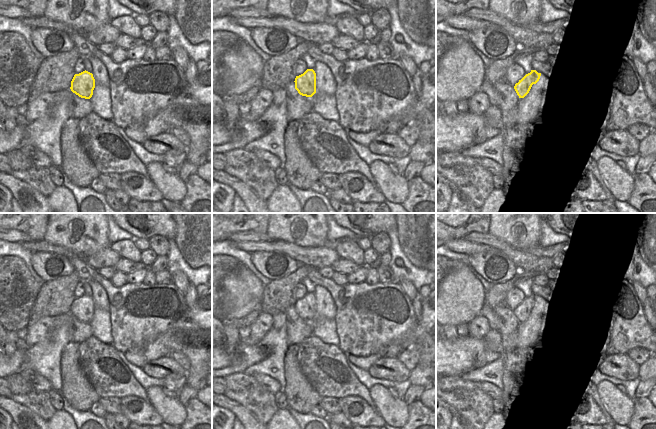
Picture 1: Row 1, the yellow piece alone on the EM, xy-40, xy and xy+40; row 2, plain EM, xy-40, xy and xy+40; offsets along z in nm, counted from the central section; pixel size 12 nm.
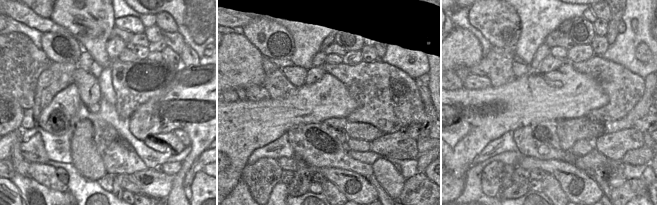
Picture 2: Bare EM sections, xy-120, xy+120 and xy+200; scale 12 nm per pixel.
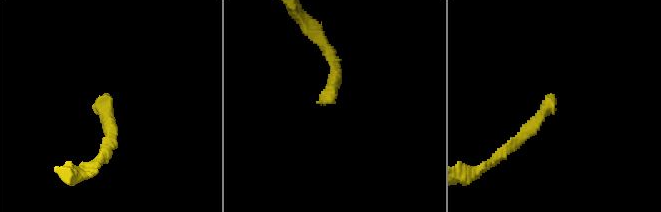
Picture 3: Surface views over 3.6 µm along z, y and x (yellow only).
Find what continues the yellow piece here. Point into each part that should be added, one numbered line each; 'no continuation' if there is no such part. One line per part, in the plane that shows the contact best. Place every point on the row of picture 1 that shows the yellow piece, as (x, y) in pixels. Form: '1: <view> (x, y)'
1: xy+40 (536, 65).

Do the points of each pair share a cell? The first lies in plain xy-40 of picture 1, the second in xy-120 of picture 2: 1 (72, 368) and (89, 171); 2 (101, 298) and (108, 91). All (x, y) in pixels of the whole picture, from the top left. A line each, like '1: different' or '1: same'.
1: same
2: different

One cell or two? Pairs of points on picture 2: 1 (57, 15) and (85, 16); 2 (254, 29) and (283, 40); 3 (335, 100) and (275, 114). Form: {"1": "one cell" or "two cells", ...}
{"1": "one cell", "2": "one cell", "3": "one cell"}

